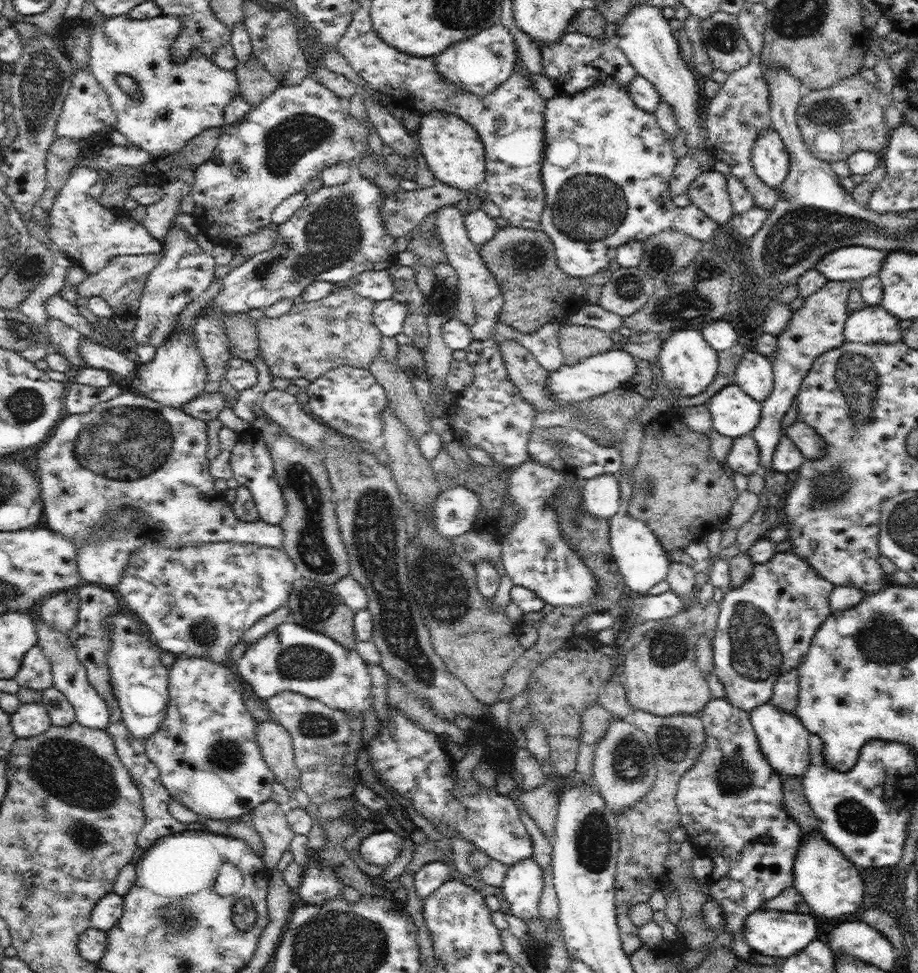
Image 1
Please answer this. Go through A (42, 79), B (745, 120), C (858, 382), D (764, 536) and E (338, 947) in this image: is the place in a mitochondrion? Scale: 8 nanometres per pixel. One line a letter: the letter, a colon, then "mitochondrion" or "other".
A: mitochondrion
B: other
C: mitochondrion
D: other
E: mitochondrion

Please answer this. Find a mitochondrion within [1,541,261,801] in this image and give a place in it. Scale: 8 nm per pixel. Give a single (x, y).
(224, 754)

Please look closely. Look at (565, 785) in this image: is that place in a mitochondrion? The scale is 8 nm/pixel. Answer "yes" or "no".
no

